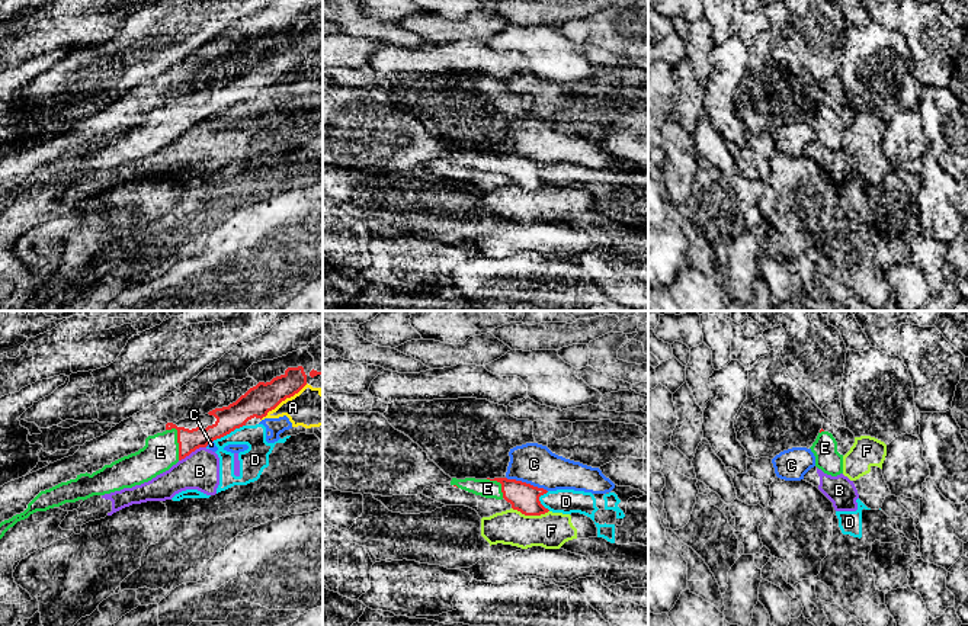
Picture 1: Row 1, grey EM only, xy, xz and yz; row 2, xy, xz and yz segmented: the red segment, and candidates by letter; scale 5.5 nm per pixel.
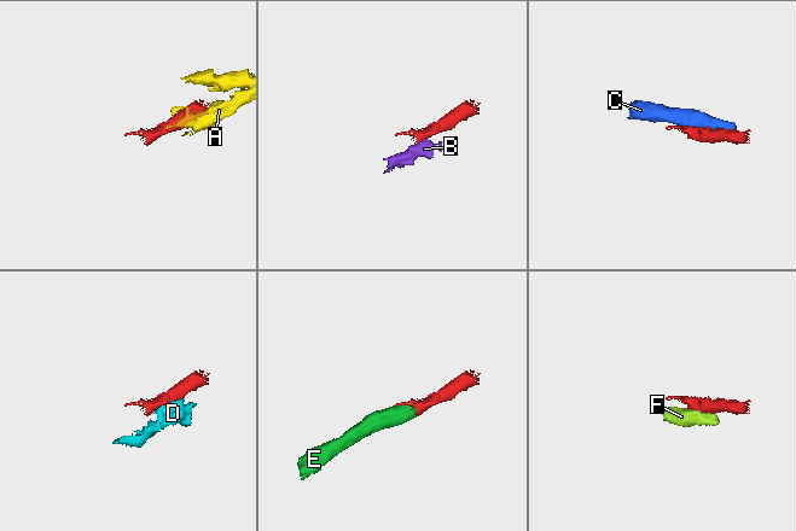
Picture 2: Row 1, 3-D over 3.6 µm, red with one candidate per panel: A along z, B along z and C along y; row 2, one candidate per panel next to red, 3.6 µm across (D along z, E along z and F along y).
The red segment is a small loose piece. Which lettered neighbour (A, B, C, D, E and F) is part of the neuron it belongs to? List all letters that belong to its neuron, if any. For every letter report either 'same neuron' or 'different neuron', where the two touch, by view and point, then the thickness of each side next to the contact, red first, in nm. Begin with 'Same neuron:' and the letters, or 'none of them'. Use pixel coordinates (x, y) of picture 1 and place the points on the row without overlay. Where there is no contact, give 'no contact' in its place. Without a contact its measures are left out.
Same neuron: E
A: different neuron; contact xy (284, 74); calibres 170 and 200 nm
B: different neuron; contact xy (192, 125); calibres 120 and 220 nm
C: different neuron; contact xz (525, 157); calibres 160 and 220 nm
D: different neuron; contact xy (228, 108); calibres 170 and 150 nm
E: same neuron; contact xy (178, 115); calibres 120 and 190 nm
F: different neuron; contact xz (531, 189); calibres 160 and 200 nm

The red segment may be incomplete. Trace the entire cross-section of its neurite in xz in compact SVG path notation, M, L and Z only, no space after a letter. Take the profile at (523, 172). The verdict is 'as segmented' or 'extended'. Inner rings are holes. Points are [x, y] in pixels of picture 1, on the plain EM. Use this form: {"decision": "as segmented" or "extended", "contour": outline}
{"decision": "extended", "contour": "M452 153L451 160L485 173L504 173L512 179L513 184L517 184L525 190L541 190L549 186L539 176L539 171L548 166L522 155L507 153Z"}

